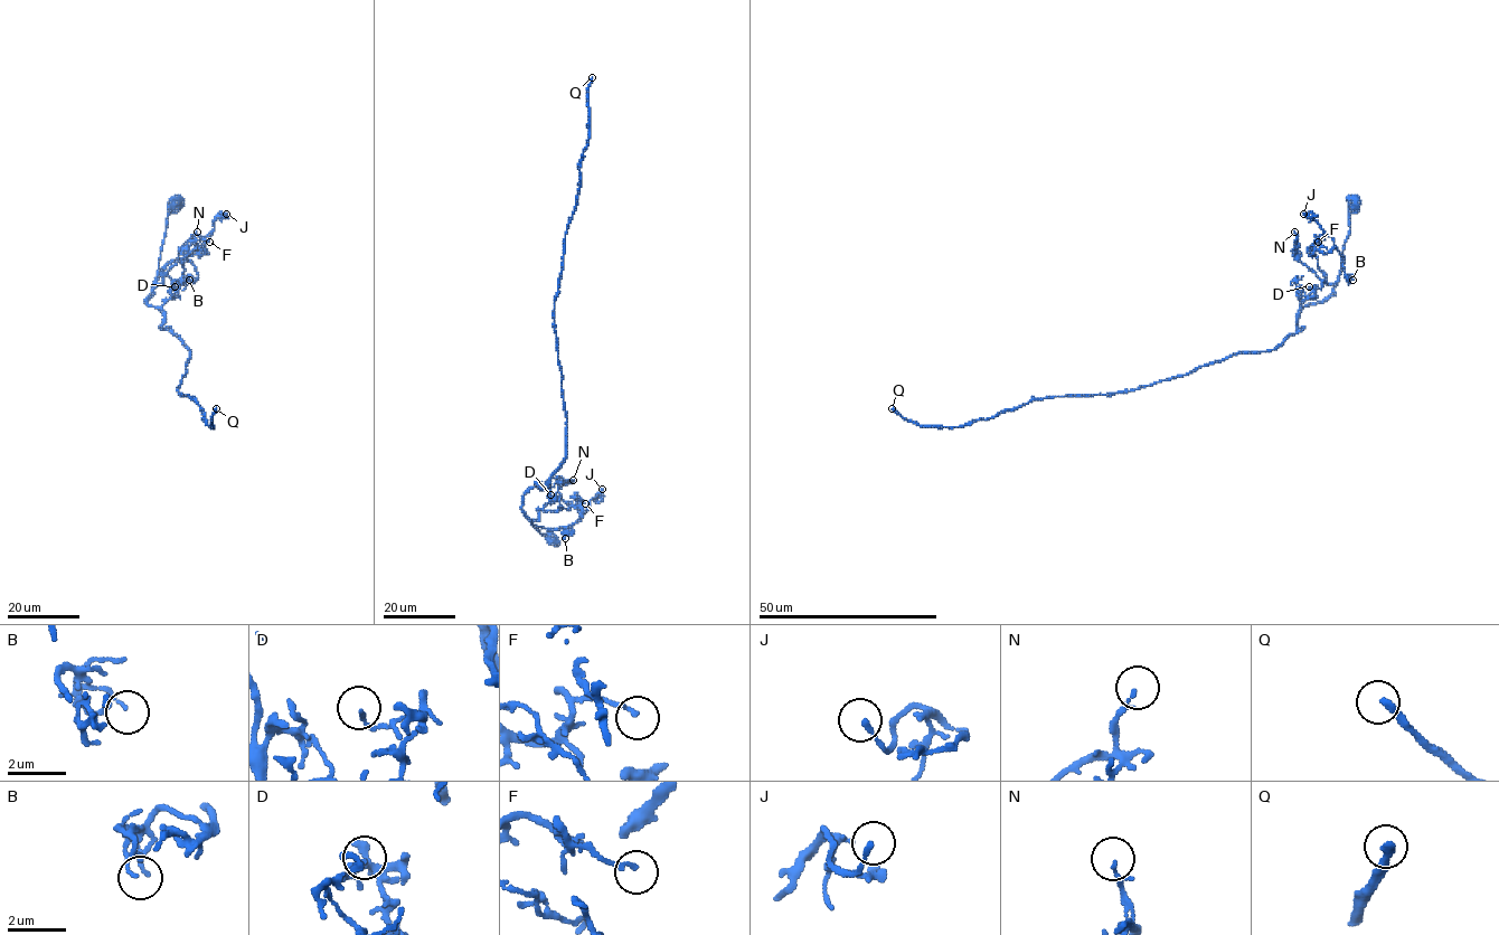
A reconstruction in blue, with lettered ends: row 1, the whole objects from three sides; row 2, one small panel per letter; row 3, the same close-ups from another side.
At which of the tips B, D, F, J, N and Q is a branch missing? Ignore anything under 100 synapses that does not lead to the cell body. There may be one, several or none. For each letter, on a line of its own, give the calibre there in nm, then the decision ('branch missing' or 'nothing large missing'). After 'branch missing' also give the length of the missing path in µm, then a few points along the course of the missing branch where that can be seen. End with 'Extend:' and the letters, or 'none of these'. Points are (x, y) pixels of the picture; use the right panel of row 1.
B: 100 nm | nothing large missing
D: 140 nm | nothing large missing
F: 150 nm | nothing large missing
J: 160 nm | nothing large missing
N: 110 nm | nothing large missing
Q: 280 nm | branch missing | 160 µm | (892, 408), (838, 421), (807, 447), (785, 441), (766, 414), (812, 386), (816, 436), (840, 455), (831, 424)
Extend: Q

